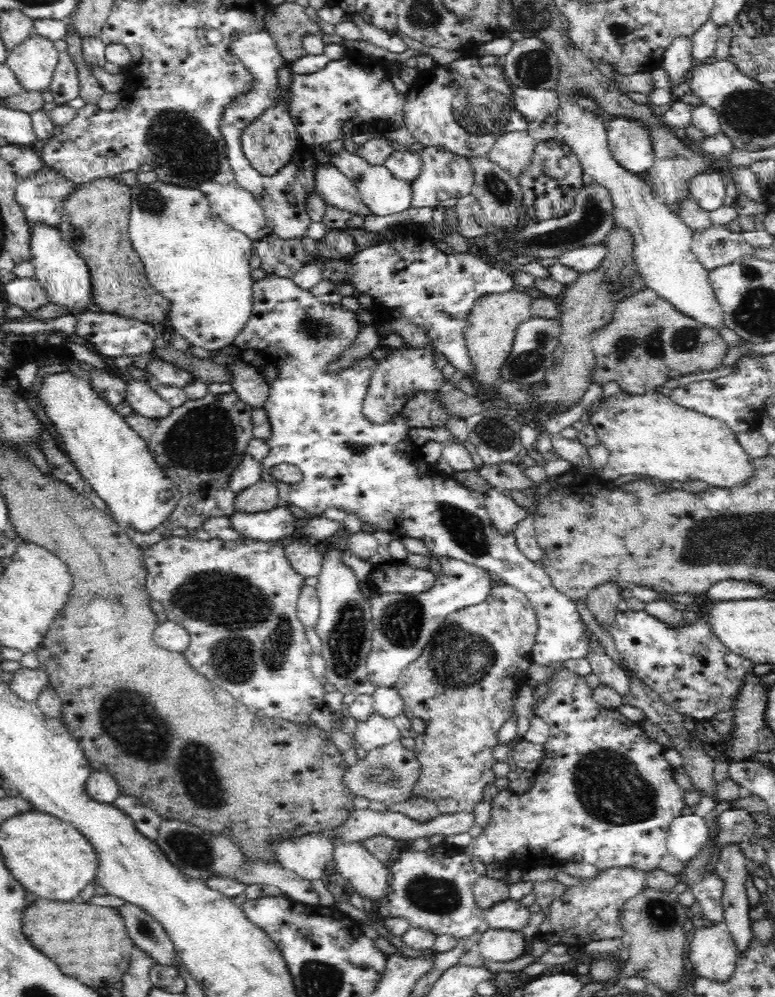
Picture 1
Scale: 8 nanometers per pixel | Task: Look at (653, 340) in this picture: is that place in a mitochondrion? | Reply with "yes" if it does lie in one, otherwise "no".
yes

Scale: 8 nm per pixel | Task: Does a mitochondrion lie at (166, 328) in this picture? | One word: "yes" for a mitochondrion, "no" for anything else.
no

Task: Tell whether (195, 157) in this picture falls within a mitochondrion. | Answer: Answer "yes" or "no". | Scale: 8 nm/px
yes

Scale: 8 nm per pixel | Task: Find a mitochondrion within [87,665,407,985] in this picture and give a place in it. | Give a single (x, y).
(128, 717)

